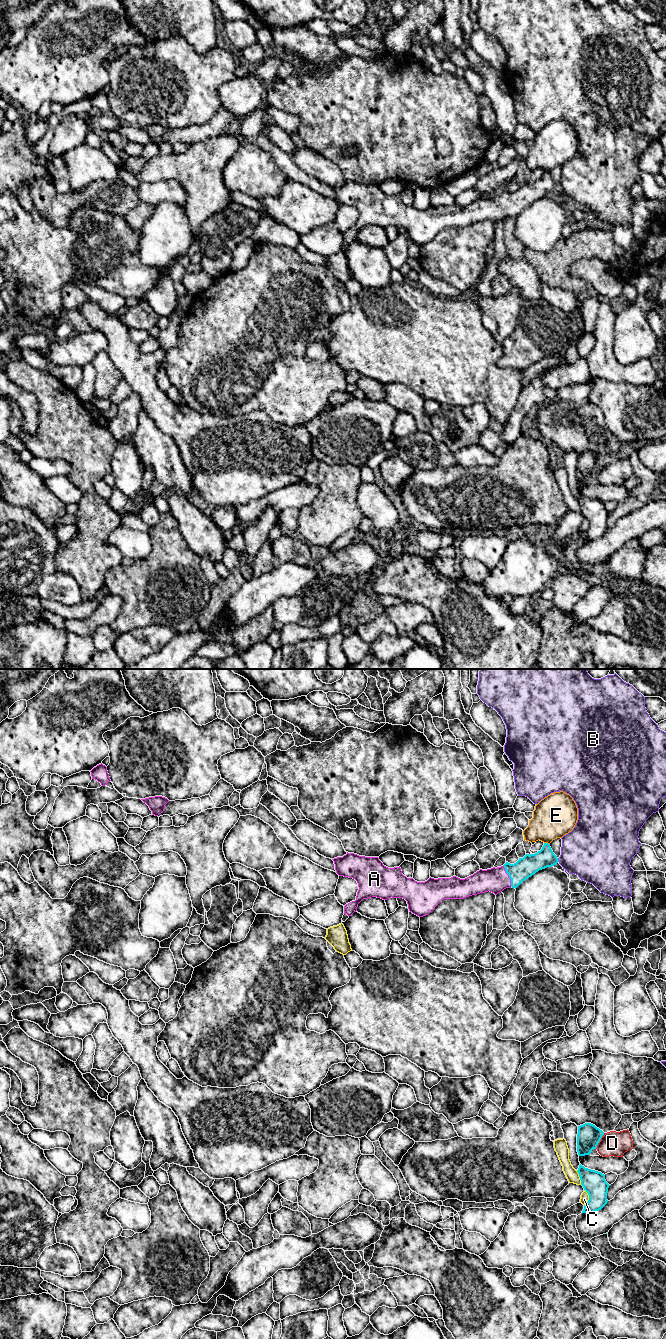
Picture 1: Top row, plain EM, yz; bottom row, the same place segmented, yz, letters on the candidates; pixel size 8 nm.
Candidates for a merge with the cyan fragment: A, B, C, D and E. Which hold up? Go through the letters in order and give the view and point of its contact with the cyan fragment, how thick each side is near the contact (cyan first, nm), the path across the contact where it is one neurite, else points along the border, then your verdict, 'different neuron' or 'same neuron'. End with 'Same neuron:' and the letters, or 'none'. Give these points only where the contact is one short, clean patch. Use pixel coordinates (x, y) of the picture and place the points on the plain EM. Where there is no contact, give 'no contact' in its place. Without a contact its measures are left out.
A: yz (509, 204) | 170/200 nm | across yz (525, 195), (509, 204), (495, 208) | same neuron
B: yz (557, 188) | 160/400 nm | different neuron
C: yz (589, 525) | 190/70 nm | different neuron
D: yz (599, 469) | 190/200 nm | along yz (604, 461), (595, 476) | different neuron
E: yz (547, 171) | 160/340 nm | along yz (544, 170), (549, 172) | different neuron
Same neuron: A

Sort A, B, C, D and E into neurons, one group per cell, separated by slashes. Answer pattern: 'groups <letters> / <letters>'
groups A / B / C / D / E

